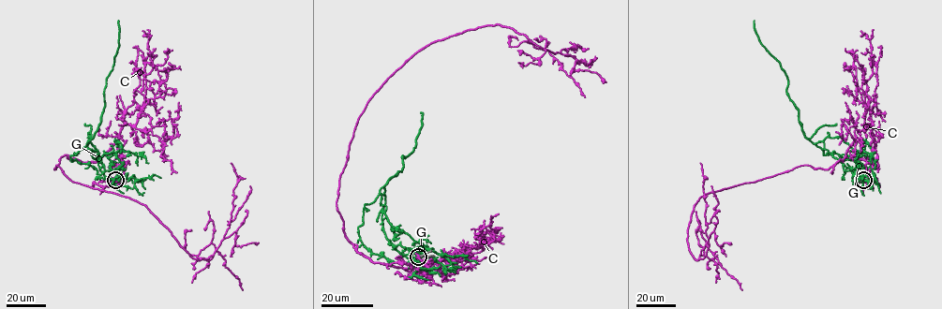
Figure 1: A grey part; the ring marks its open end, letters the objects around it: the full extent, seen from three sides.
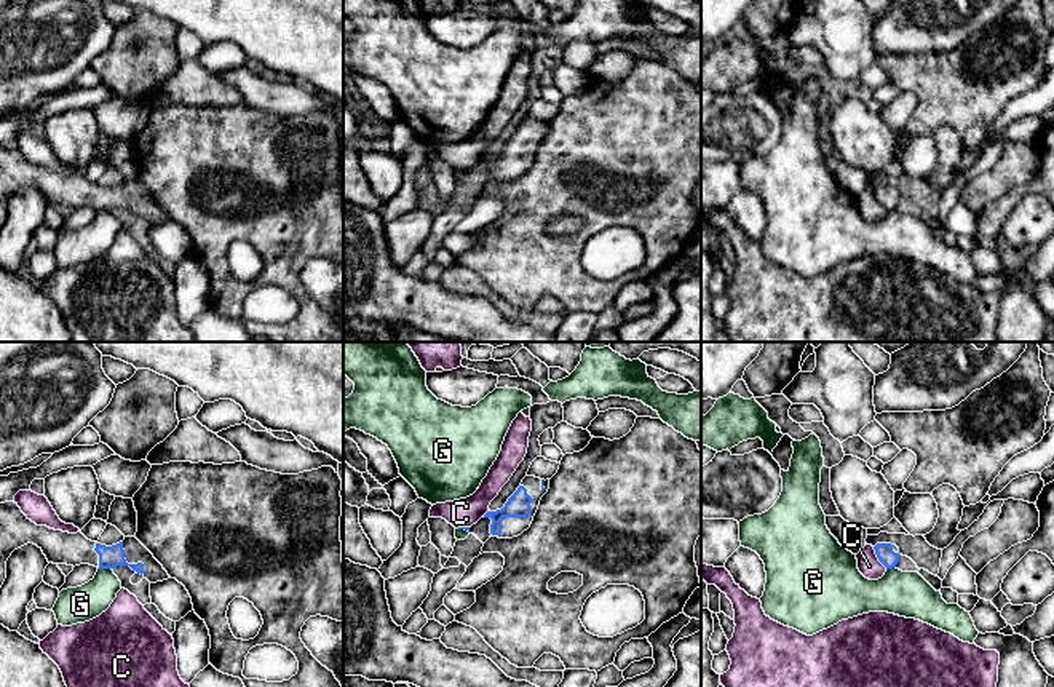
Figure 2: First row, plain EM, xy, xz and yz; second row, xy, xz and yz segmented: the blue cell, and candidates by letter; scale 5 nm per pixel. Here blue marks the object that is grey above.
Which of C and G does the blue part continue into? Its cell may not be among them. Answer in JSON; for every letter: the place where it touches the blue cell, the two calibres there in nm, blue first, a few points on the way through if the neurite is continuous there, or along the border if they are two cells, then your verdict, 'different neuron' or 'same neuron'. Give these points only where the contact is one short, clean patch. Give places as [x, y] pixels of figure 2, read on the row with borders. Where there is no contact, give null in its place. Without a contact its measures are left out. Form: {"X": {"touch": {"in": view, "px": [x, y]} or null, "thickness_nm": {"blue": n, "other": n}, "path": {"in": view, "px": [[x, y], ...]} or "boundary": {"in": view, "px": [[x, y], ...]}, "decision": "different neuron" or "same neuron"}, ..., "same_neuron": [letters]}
{"C": {"touch": {"in": "yz", "px": [877, 556]}, "thickness_nm": {"blue": 90, "other": 110}, "boundary": {"in": "yz", "px": [[872, 547], [877, 559], [887, 569]]}, "decision": "different neuron"}, "G": {"touch": {"in": "xy", "px": [106, 567]}, "thickness_nm": {"blue": 110, "other": 180}, "boundary": {"in": "xy", "px": [[99, 567], [110, 569]]}, "decision": "different neuron"}, "same_neuron": []}

